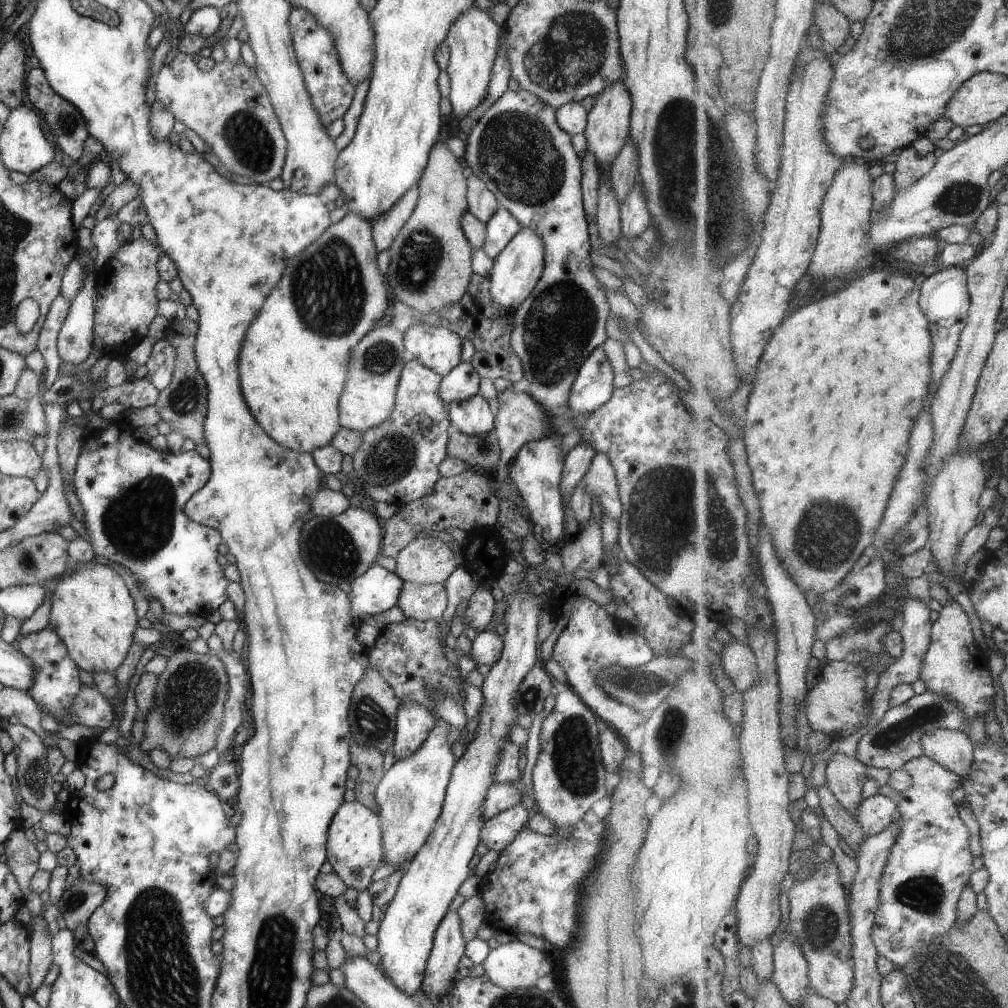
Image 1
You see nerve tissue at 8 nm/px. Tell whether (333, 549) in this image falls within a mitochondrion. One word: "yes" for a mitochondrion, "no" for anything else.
yes

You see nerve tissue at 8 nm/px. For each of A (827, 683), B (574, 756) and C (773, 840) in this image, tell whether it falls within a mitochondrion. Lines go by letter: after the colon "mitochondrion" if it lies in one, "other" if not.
A: other
B: mitochondrion
C: other

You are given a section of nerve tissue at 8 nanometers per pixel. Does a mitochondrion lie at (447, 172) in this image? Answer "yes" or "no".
no

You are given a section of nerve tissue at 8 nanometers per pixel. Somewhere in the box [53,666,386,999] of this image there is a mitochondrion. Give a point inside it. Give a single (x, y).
(75, 900)

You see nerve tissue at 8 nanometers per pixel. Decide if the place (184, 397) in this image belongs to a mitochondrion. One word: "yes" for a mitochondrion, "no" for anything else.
yes

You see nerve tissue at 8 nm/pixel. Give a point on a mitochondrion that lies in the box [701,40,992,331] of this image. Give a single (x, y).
(960, 199)

